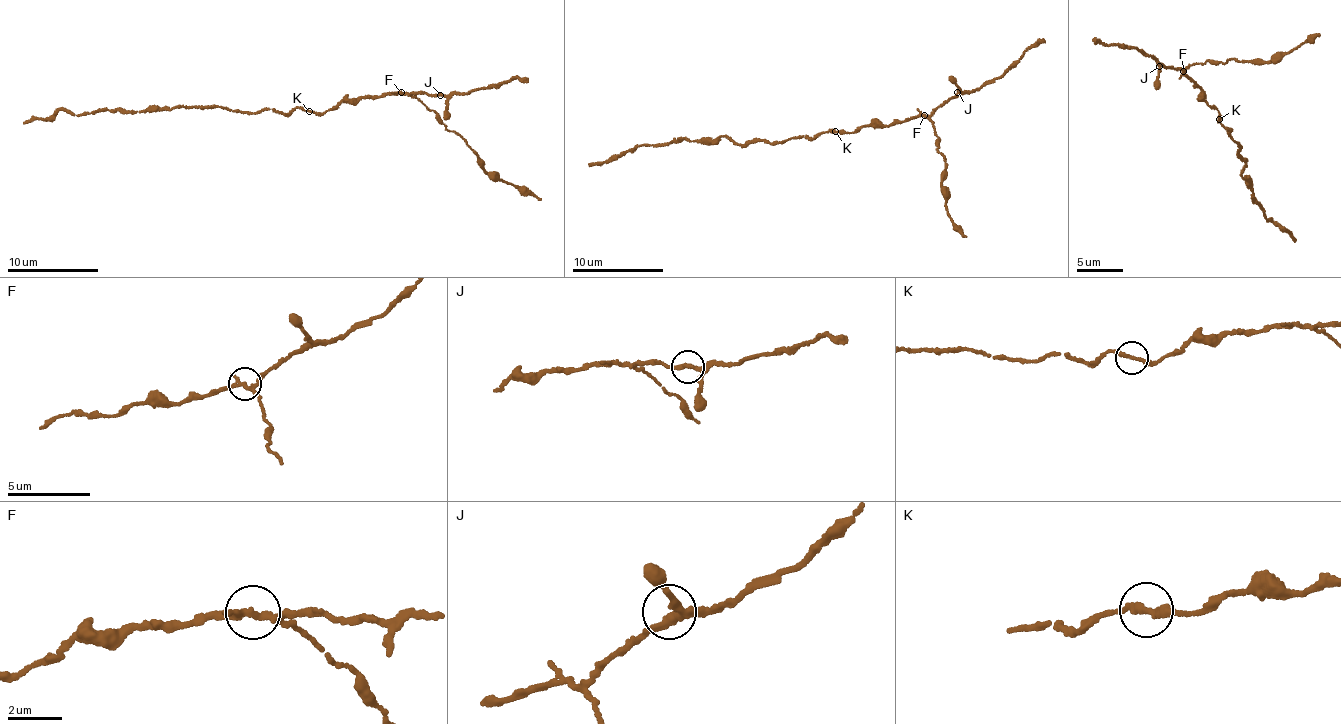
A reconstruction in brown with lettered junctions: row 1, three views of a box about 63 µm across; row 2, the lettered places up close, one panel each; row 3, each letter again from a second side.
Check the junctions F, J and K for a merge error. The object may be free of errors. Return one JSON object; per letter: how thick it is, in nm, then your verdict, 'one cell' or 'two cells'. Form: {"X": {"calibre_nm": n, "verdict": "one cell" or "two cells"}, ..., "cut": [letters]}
{"F": {"calibre_nm": 220, "verdict": "two cells"}, "J": {"calibre_nm": 220, "verdict": "one cell"}, "K": {"calibre_nm": 240, "verdict": "one cell"}, "cut": ["F"]}

